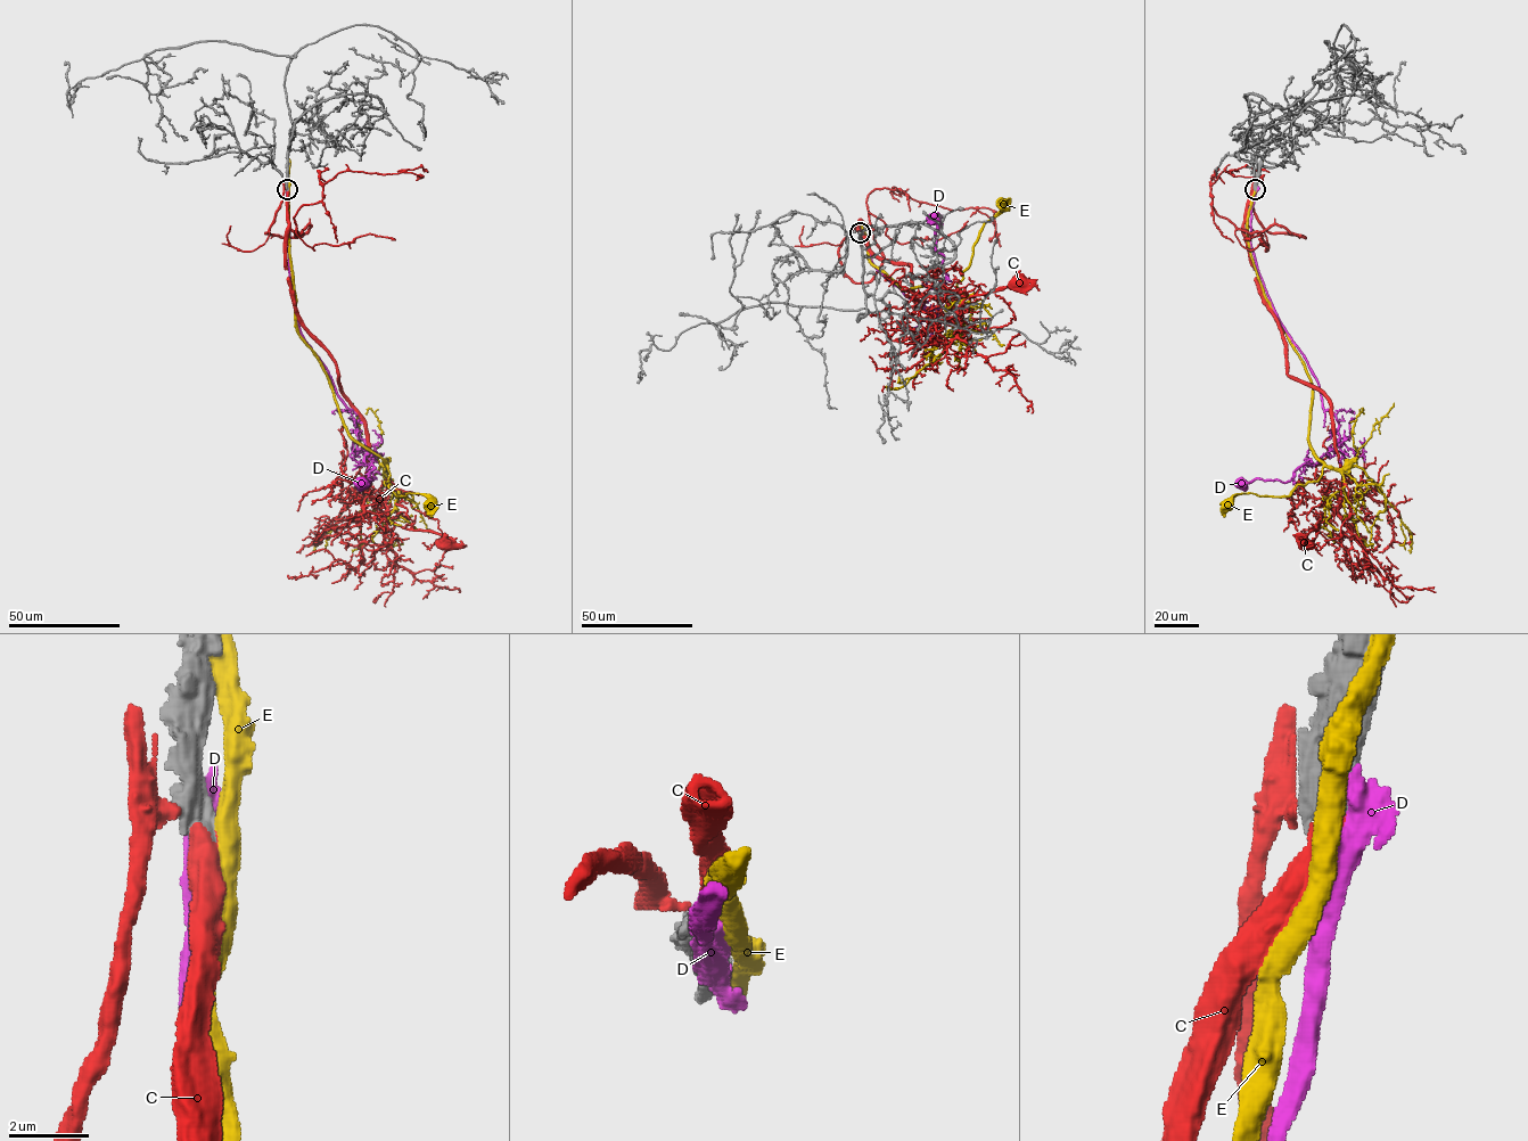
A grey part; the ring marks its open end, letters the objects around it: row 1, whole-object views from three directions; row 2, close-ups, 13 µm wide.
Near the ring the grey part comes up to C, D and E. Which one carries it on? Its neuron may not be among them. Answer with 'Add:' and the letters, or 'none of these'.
Add: C

